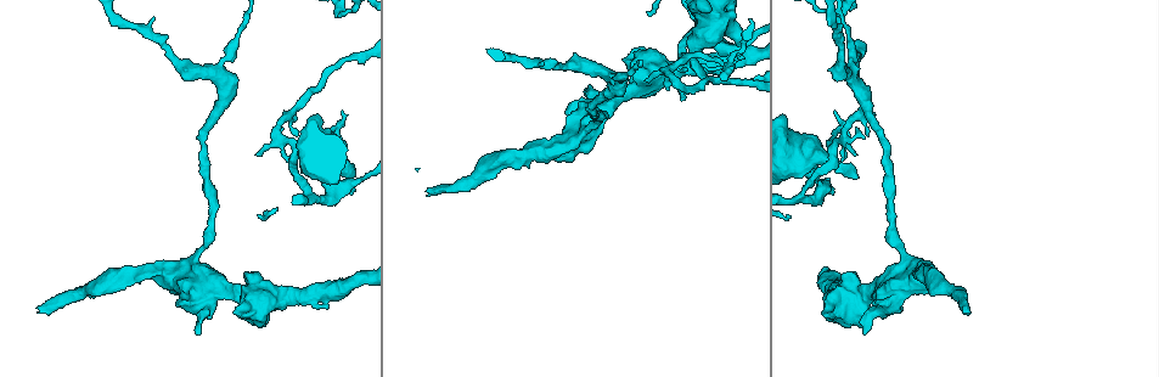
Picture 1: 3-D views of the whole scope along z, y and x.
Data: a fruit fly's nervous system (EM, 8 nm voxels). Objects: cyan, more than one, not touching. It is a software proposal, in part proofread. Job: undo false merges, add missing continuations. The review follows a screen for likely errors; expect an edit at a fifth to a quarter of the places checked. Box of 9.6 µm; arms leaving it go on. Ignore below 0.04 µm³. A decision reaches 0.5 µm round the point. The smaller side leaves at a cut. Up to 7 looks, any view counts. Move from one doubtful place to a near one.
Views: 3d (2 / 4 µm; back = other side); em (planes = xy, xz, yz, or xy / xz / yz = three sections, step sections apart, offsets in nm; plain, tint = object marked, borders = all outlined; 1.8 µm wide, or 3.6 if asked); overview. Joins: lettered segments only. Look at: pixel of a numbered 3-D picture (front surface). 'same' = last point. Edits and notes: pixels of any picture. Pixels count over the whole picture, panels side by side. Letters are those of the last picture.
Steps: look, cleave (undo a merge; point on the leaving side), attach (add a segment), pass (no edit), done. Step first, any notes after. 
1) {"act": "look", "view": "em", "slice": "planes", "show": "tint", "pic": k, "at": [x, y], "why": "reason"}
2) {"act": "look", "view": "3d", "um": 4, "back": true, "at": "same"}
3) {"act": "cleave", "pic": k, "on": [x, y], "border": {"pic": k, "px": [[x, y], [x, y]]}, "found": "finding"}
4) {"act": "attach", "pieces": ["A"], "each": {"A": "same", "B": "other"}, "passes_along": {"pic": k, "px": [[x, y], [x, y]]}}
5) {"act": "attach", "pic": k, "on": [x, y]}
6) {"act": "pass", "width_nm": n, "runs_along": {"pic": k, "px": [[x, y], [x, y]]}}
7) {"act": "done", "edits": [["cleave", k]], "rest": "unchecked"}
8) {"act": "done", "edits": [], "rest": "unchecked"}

{"act": "look", "view": "3d", "um": 2, "pic": 1, "at": [971, 312], "why": "long arm stops here"}

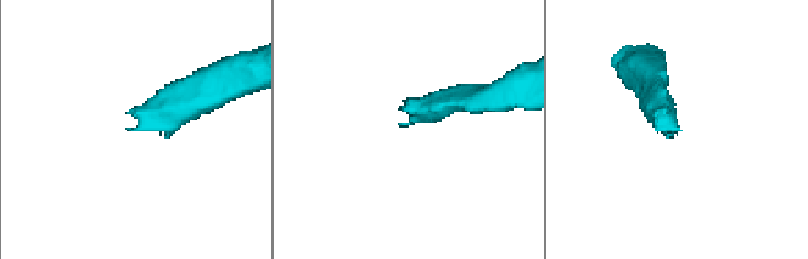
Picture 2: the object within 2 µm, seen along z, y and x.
{"act": "look", "view": "em", "slice": "xz", "step": 8, "show": "tint", "pic": 2, "at": [679, 127]}

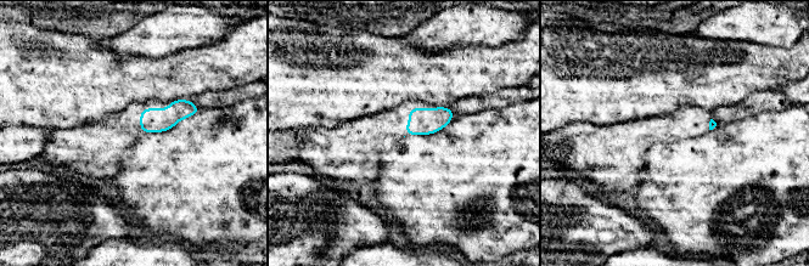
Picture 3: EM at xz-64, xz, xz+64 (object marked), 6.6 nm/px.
{"act": "look", "view": "em", "slice": "xy", "step": 16, "show": "borders", "at": "same", "why": "another direction"}

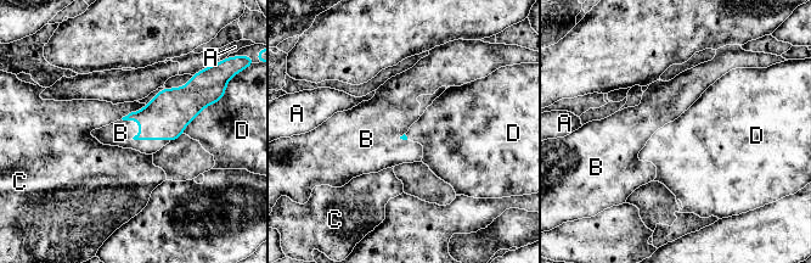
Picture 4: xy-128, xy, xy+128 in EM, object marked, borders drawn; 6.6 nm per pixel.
{"act": "attach", "pieces": ["B"], "each": {"A": "other", "B": "same", "C": "other", "D": "other"}, "found": "the neuron continues"}

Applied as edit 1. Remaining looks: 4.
{"act": "look", "view": "overview", "why": "redraw"}

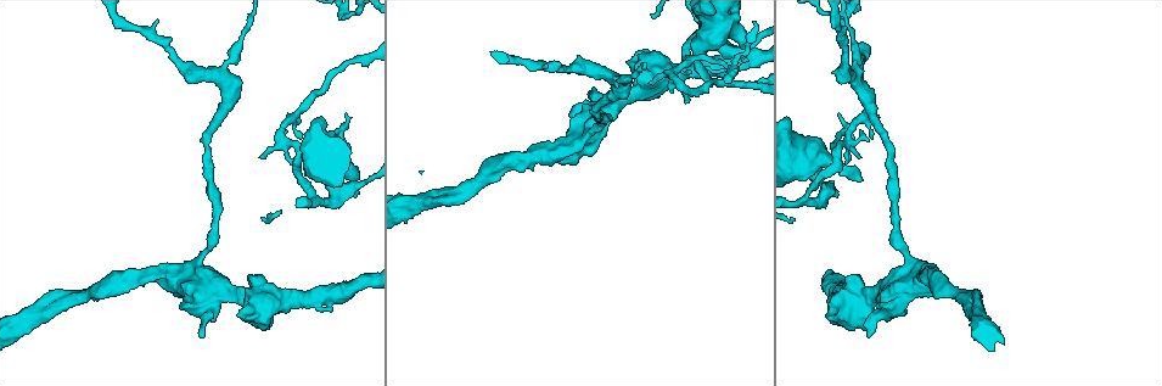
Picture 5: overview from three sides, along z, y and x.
{"act": "look", "view": "3d", "um": 2, "pic": 5, "at": [740, 49], "why": "small branch off a trunk"}

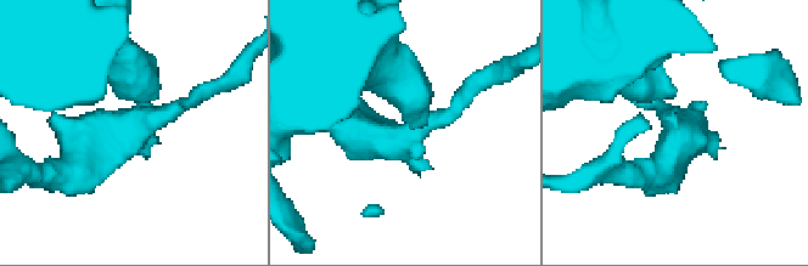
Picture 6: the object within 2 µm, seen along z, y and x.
{"act": "look", "view": "em", "slice": "yz", "step": 4, "show": "borders", "pic": 6, "at": [674, 109], "arms": 3}

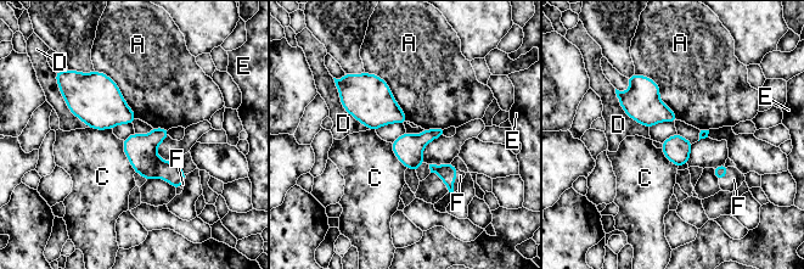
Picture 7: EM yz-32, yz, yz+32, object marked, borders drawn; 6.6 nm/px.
{"act": "attach", "pieces": ["F"], "each": {"A": "other", "C": "other", "D": "other", "E": "other", "F": "same"}, "passes_along": {"pic": 7, "px": [[447, 172], [455, 180], [460, 175]]}, "found": "it goes on there"}

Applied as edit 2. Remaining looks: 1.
{"act": "done", "edits": [["attach", 4], ["attach", 7]], "rest": "unchecked"}

